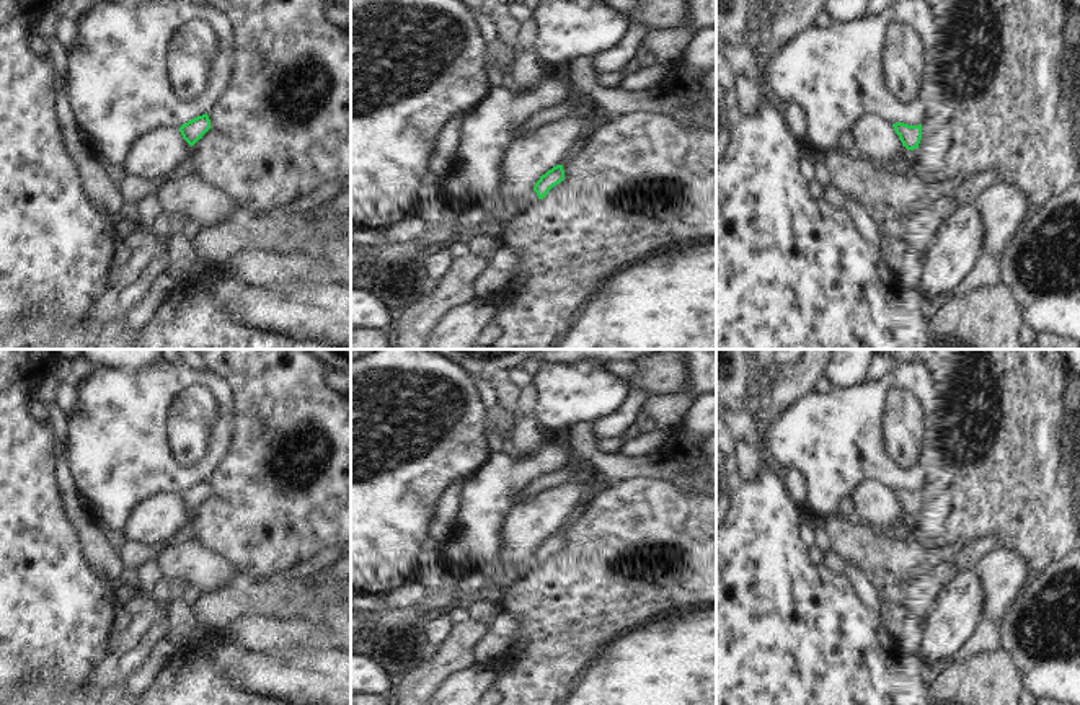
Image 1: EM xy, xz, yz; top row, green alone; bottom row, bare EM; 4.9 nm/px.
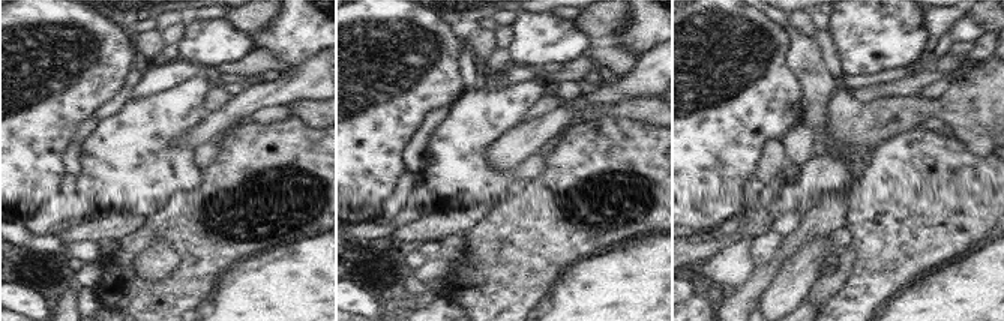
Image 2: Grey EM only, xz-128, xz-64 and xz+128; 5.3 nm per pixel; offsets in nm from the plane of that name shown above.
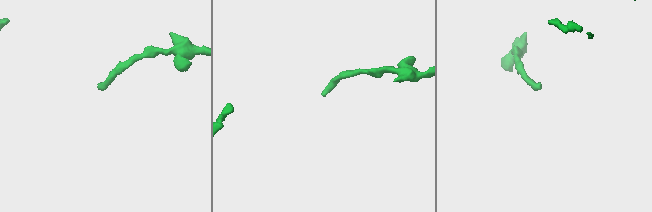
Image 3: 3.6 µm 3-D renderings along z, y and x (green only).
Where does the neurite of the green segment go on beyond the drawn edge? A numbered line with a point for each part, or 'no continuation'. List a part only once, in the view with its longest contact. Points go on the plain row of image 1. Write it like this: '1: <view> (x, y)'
1: xz (511, 573)

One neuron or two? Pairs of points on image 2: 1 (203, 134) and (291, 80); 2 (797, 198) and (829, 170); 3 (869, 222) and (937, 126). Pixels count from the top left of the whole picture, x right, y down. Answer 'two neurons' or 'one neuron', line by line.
1: one neuron
2: one neuron
3: two neurons

